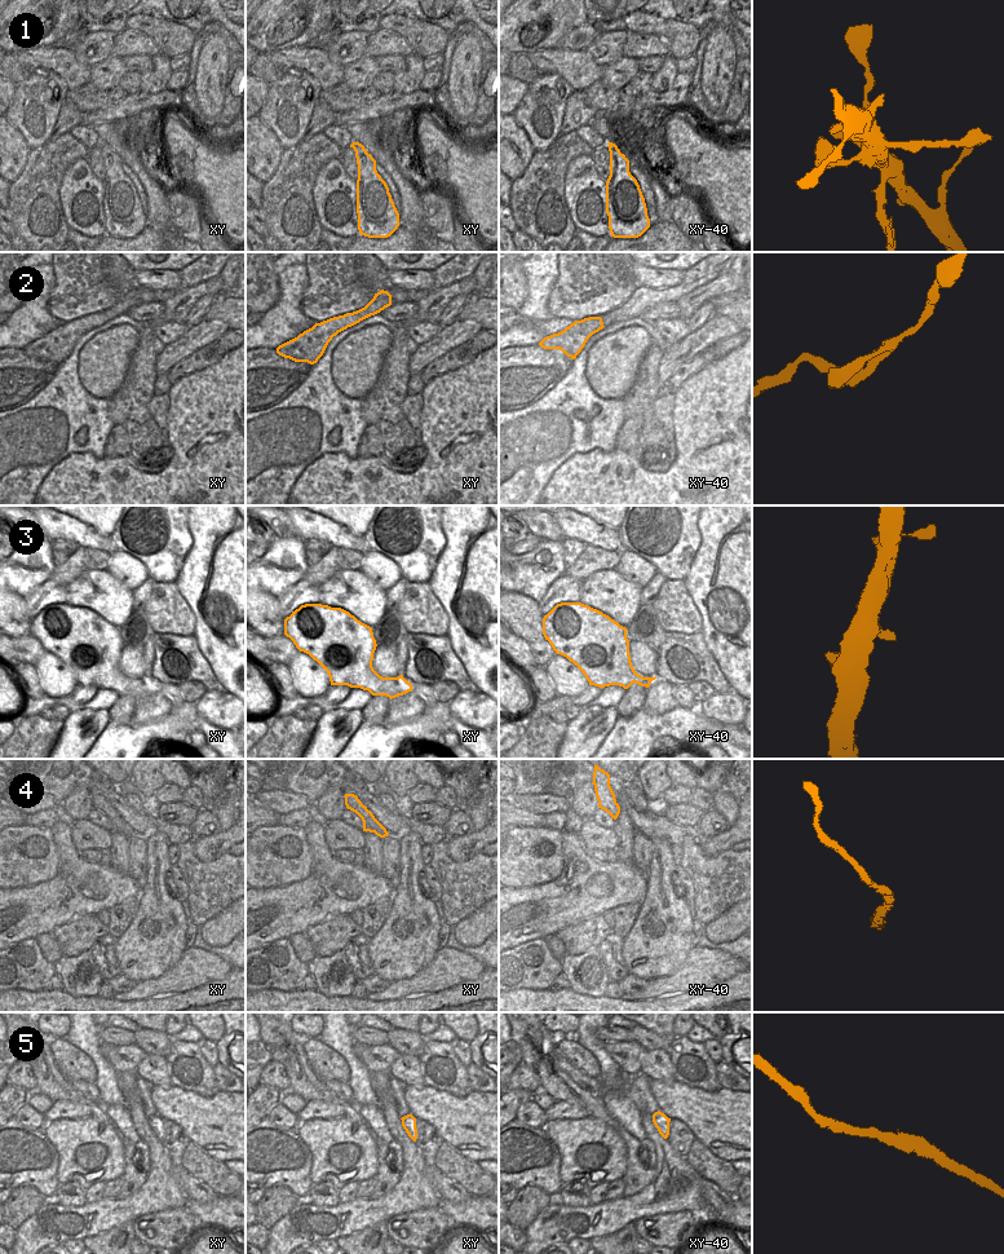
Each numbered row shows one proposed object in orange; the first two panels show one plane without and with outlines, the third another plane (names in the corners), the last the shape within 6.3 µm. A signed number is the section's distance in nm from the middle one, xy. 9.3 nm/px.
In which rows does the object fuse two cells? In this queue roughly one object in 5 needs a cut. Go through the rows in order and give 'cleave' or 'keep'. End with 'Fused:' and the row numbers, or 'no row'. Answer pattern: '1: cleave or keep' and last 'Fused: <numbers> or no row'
1: keep
2: keep
3: keep
4: keep
5: keep
Fused: no row

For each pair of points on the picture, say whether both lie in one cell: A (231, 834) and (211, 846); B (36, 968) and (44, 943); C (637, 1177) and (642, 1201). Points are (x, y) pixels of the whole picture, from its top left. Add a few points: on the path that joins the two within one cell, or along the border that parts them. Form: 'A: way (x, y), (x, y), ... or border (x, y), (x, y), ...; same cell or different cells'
A: way (226, 839), (216, 846); same cell
B: border (34, 939), (41, 954), (53, 965); different cells
C: border (655, 1169), (649, 1184), (622, 1197); different cells

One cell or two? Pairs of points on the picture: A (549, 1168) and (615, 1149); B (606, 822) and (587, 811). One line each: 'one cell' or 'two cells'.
A: two cells
B: two cells

